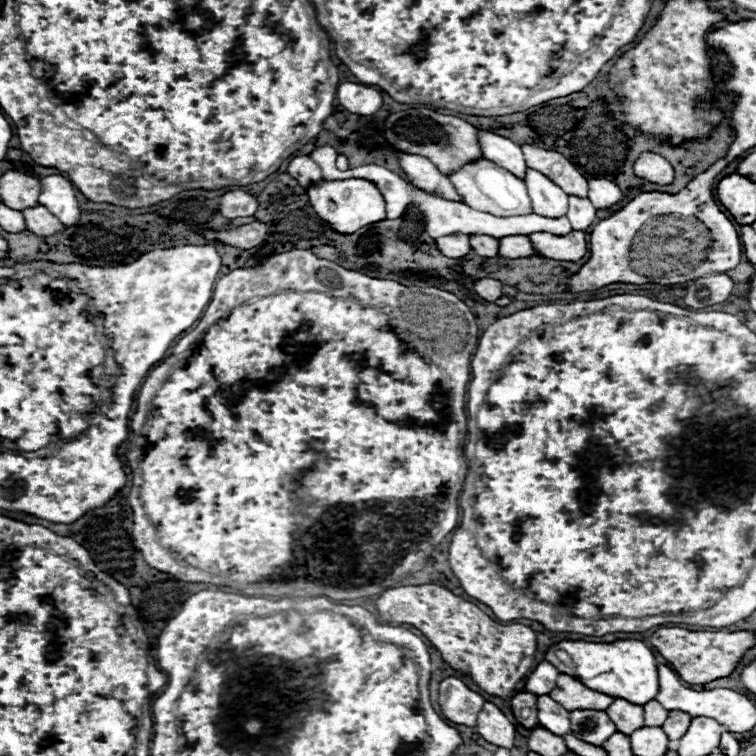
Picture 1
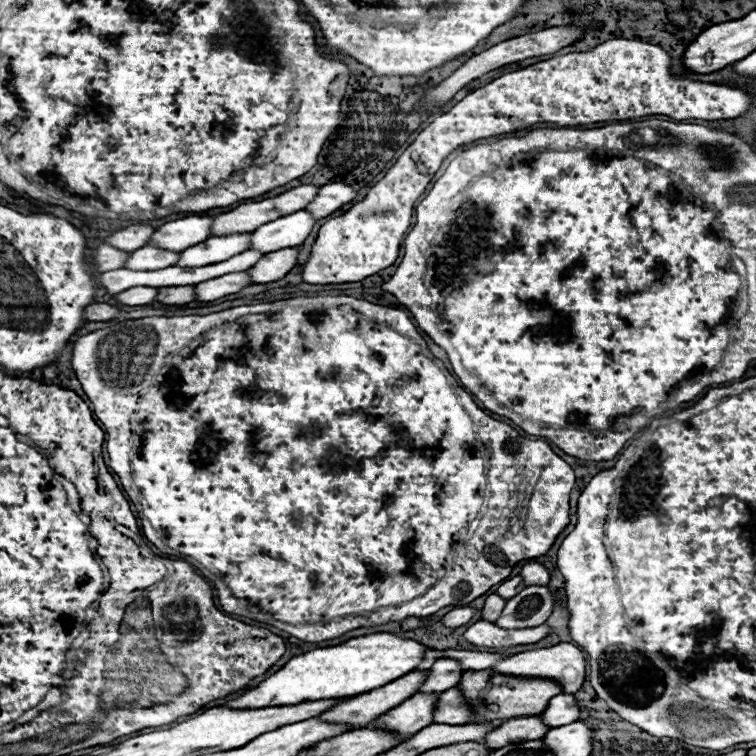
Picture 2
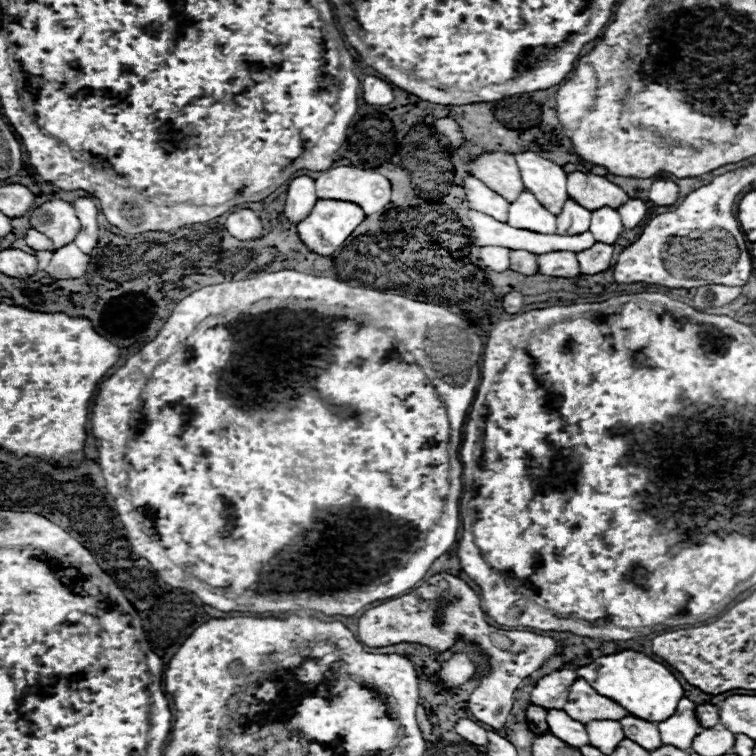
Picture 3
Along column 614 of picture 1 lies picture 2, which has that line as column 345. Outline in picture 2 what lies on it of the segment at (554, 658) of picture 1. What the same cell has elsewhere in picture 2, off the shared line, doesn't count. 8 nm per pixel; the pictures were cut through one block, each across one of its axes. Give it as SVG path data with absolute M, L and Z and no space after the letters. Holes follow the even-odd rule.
M376 632L368 636L350 638L344 644L330 648L316 648L306 654L294 656L284 668L262 680L258 686L246 690L238 698L226 702L226 708L258 708L258 706L292 706L298 702L334 700L360 696L376 690L394 678L412 672L422 662L426 646L414 640L406 640L402 634Z

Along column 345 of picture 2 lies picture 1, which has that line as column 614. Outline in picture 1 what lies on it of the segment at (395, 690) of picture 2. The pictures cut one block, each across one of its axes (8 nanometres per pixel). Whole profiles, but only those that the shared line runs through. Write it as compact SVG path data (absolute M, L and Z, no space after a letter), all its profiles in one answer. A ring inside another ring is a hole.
M616 698L610 708L606 708L606 714L616 724L616 730L630 736L634 730L644 726L644 708L630 704L628 700Z

